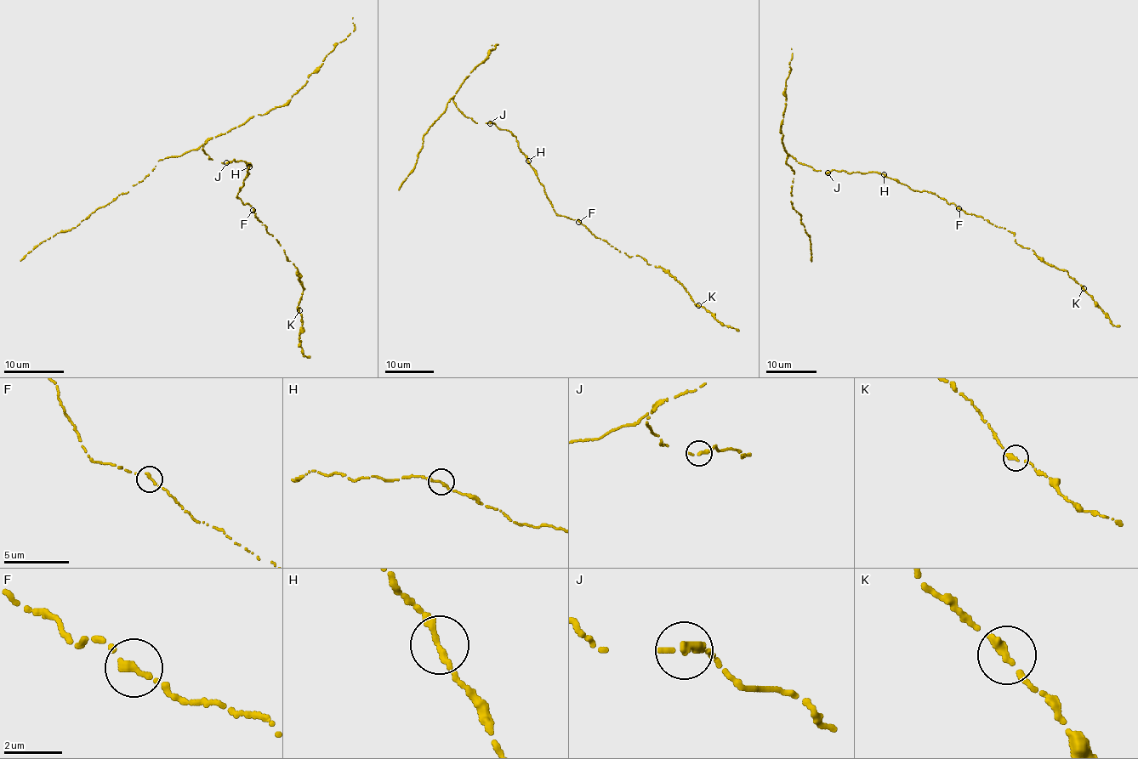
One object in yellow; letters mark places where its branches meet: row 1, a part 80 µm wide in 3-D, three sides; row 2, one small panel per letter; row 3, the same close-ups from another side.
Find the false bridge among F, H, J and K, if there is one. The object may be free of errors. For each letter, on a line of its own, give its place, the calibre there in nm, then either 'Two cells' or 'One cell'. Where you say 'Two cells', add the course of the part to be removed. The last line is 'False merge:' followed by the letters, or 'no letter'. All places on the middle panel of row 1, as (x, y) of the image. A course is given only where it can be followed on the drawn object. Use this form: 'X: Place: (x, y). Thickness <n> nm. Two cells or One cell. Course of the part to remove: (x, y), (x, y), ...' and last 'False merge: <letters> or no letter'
F: Place: (578, 222). Thickness 200 nm. One cell
H: Place: (528, 161). Thickness 240 nm. One cell
J: Place: (490, 123). Thickness 360 nm. One cell
K: Place: (698, 305). Thickness 360 nm. One cell
False merge: no letter

